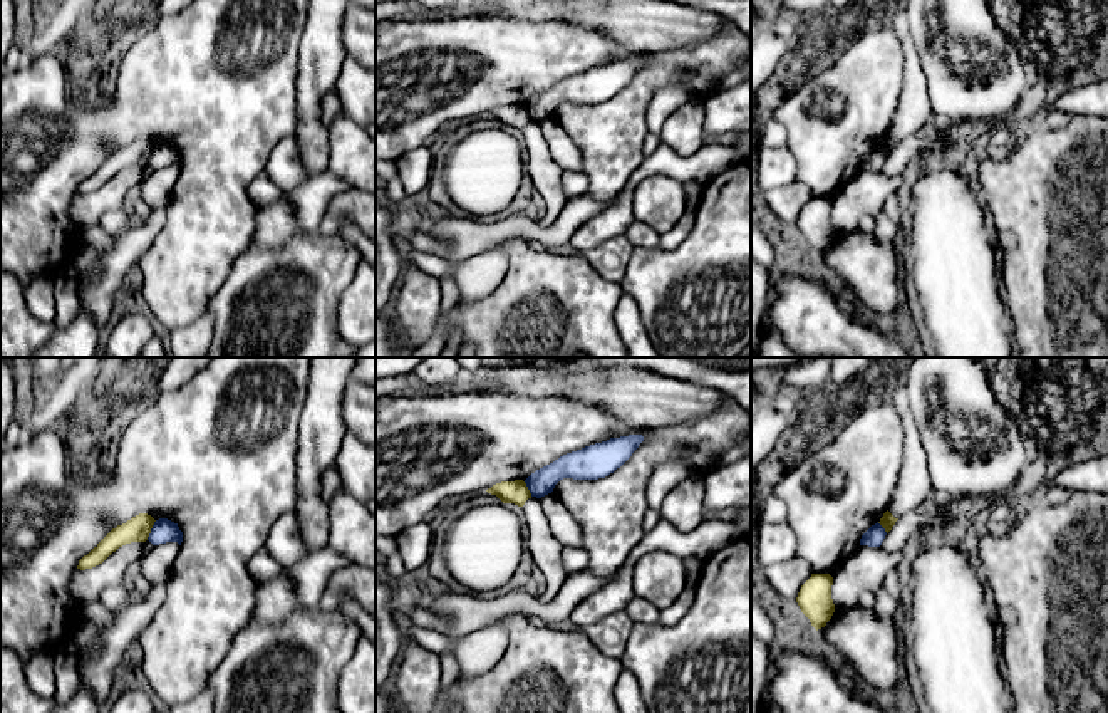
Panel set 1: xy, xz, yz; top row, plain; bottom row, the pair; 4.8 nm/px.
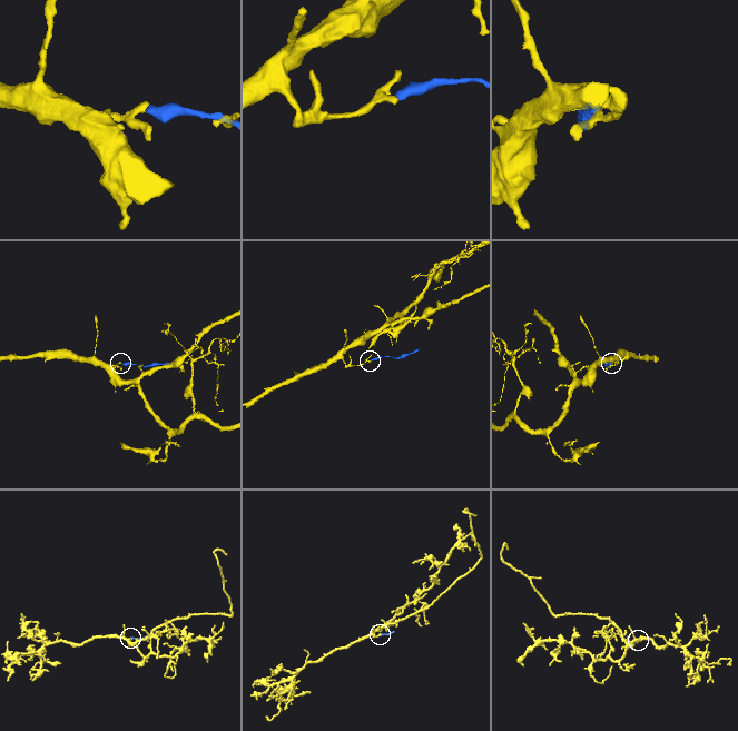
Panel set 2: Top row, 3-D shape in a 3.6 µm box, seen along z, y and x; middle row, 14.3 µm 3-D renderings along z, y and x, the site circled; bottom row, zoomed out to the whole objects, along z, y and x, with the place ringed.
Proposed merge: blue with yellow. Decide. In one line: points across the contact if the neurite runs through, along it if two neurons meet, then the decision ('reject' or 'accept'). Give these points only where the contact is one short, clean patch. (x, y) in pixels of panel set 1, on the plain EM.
along xy (156, 145), (146, 163) | reject

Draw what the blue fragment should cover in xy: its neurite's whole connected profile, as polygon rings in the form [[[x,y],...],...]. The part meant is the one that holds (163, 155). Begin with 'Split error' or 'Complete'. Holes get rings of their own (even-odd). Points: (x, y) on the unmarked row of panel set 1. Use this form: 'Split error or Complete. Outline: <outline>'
Complete. Outline: [[[159,143],[154,146],[148,164],[153,169],[159,169],[159,168],[166,168],[166,166],[178,166],[181,169],[183,156],[179,154],[178,148],[174,148],[168,143]]]

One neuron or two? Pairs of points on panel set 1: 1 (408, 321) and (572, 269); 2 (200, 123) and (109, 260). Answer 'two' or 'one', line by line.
1: one
2: two

